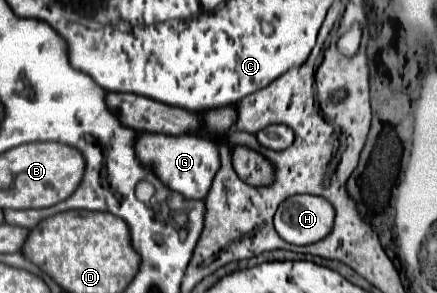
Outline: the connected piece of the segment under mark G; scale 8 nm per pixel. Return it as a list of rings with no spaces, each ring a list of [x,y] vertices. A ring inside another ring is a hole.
[[[138,132],[134,140],[134,152],[144,168],[150,168],[154,176],[172,192],[182,194],[186,200],[204,200],[220,164],[220,144],[214,140],[198,140],[198,136],[154,136],[154,132]]]

